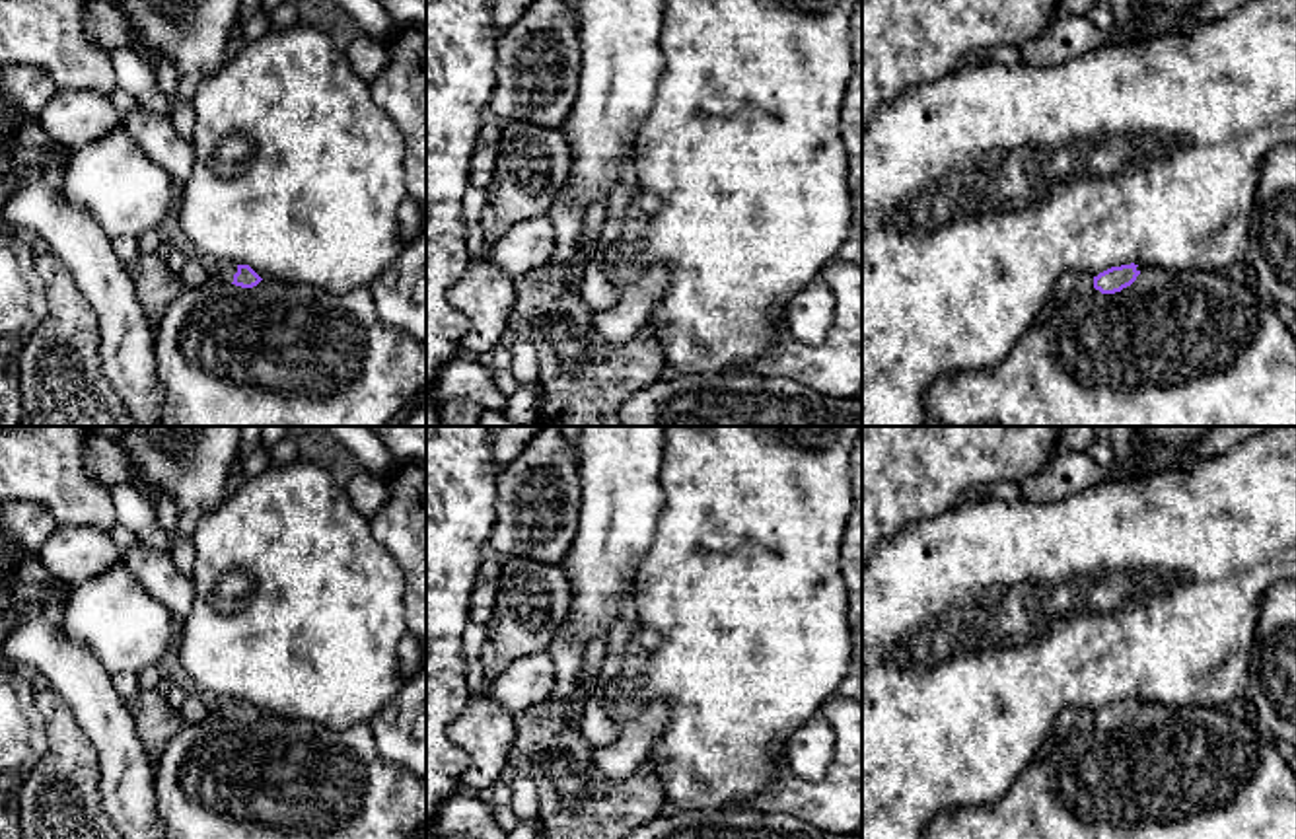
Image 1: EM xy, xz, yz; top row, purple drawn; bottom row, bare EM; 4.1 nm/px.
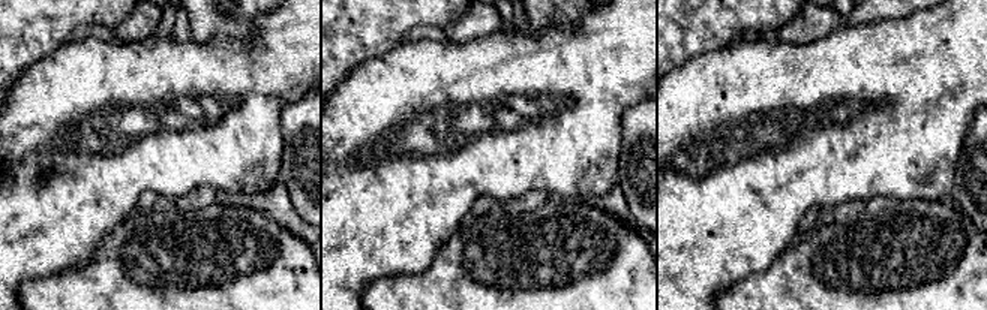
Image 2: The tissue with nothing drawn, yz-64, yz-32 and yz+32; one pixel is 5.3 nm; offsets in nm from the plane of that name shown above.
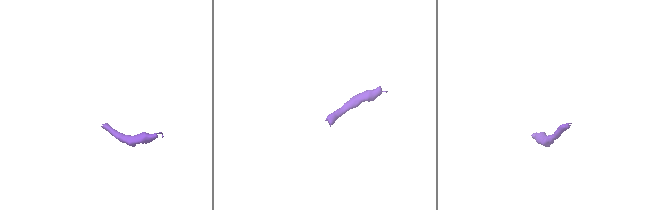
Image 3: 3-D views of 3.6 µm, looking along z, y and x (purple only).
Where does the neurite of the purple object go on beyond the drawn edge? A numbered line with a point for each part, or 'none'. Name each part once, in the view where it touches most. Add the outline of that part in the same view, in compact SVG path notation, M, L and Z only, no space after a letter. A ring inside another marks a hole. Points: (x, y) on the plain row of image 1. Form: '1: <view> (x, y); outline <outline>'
1: xy (226, 705); outline M216 697L210 699L212 701L212 709L222 712L226 718L234 718L234 711L237 709L237 699L234 697Z

